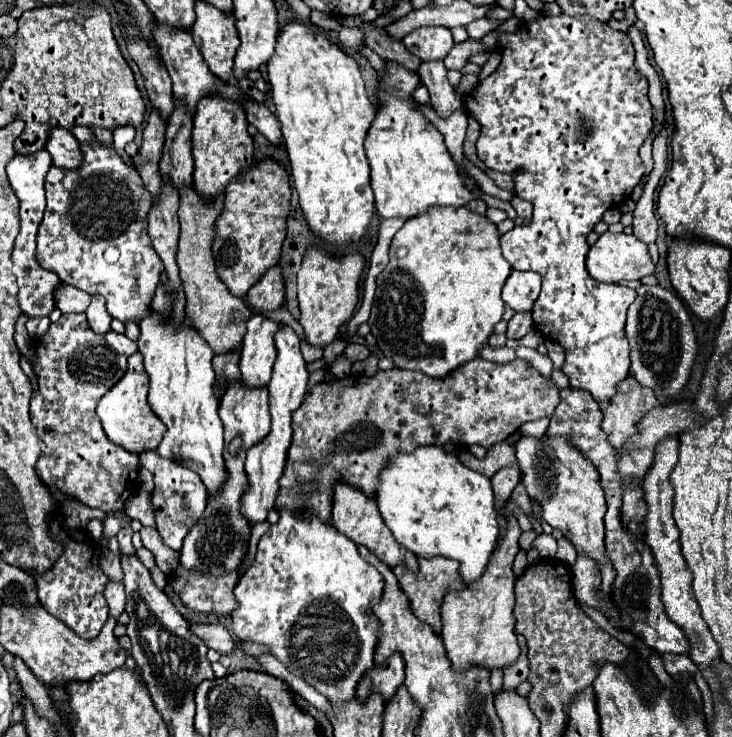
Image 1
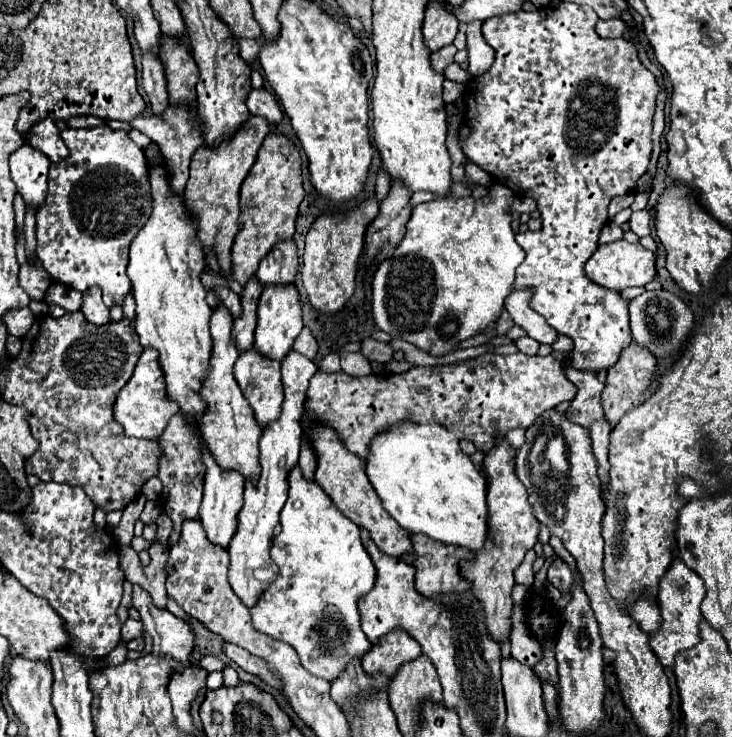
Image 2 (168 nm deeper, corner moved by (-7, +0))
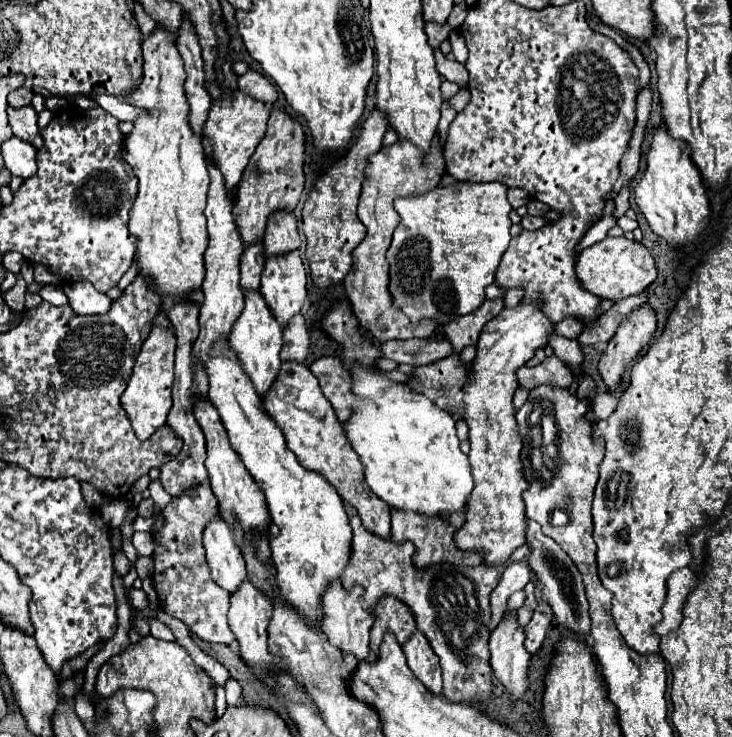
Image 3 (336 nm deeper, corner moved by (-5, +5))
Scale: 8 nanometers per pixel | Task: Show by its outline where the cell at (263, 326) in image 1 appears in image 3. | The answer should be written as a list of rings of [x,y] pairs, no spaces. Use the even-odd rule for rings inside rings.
[[[298,249],[296,253],[266,259],[260,293],[280,325],[286,327],[288,321],[300,313],[306,299],[306,267]]]

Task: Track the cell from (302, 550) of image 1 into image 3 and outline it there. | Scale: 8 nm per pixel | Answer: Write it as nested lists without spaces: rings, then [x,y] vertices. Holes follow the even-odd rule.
[[[226,341],[226,345],[214,345],[214,353],[210,353],[210,359],[206,361],[204,371],[208,375],[208,385],[210,385],[208,387],[208,399],[212,401],[216,411],[220,413],[220,419],[222,419],[222,425],[228,433],[230,445],[236,449],[240,461],[244,463],[244,467],[248,469],[248,473],[252,475],[256,485],[264,491],[268,507],[270,507],[272,523],[278,525],[278,529],[280,529],[280,535],[270,541],[272,559],[274,559],[276,569],[278,569],[276,579],[278,579],[278,587],[280,587],[280,599],[284,603],[300,609],[304,619],[312,627],[318,629],[320,617],[322,617],[320,595],[328,589],[328,583],[332,579],[340,577],[340,573],[348,565],[348,557],[350,557],[352,527],[348,523],[348,515],[344,511],[342,499],[336,493],[336,489],[326,481],[326,477],[322,477],[316,471],[304,469],[298,463],[296,455],[290,453],[280,429],[260,409],[260,397],[258,397],[254,385],[250,385],[250,377],[246,377],[246,373],[242,373],[242,367],[238,367],[238,357],[234,357],[234,349],[230,349],[228,341]]]

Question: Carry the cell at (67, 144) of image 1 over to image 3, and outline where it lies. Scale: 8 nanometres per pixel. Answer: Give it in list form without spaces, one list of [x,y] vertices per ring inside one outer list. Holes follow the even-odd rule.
[[[8,107],[8,121],[12,125],[12,131],[18,139],[32,143],[36,149],[42,147],[42,137],[40,137],[40,129],[36,125],[36,111],[32,107],[20,107],[20,109],[12,109]]]

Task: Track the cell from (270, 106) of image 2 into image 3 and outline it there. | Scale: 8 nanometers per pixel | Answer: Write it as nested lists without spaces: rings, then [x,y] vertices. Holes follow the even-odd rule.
[[[248,69],[240,79],[238,79],[238,87],[242,89],[242,93],[250,95],[250,97],[256,97],[260,101],[264,101],[268,107],[272,107],[276,103],[276,89],[274,85],[258,71],[254,69]]]

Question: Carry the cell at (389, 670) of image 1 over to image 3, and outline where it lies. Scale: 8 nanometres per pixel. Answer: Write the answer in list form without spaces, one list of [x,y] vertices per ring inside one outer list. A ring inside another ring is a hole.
[[[382,597],[382,601],[378,601],[374,625],[370,631],[372,651],[378,651],[378,645],[382,643],[386,631],[392,631],[400,645],[416,631],[414,615],[400,601],[394,601],[394,597]]]

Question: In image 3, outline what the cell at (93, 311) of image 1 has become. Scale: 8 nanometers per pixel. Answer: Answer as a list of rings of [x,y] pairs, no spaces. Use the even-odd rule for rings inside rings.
[[[74,281],[64,285],[70,307],[78,315],[100,315],[106,313],[112,305],[112,299],[106,293],[100,293],[88,281]]]

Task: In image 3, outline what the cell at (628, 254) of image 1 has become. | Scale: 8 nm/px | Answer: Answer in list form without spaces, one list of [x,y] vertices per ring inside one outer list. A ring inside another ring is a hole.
[[[606,237],[576,257],[576,277],[596,297],[622,301],[630,295],[640,295],[656,279],[656,267],[650,251],[642,243],[626,237]]]

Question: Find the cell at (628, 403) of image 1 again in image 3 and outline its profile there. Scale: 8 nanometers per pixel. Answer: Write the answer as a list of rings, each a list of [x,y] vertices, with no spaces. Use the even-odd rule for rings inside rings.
[[[648,303],[634,309],[628,315],[628,319],[620,323],[618,331],[608,341],[608,347],[604,349],[598,363],[604,383],[610,389],[614,389],[620,383],[628,363],[634,361],[644,351],[644,347],[648,347],[654,331],[656,331],[656,313]]]

